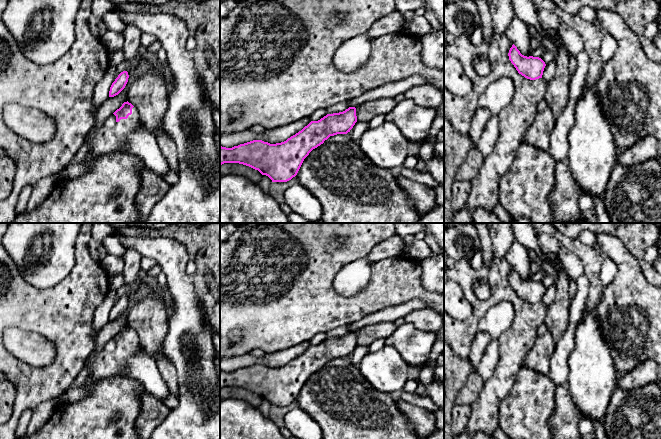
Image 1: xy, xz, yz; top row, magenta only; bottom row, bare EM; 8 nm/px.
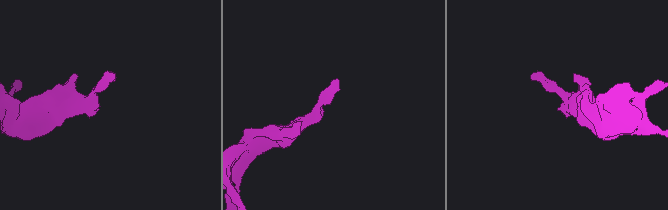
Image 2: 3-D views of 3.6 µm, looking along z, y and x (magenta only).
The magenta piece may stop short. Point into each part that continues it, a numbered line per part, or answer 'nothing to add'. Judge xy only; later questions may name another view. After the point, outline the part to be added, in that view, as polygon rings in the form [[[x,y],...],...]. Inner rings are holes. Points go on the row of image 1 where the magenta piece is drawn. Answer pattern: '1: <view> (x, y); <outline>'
1: xy (104, 140); [[[136,107],[132,108],[132,114],[127,119],[121,119],[113,128],[99,128],[91,130],[85,137],[90,144],[88,155],[104,155],[117,152],[126,138],[142,123]]]

